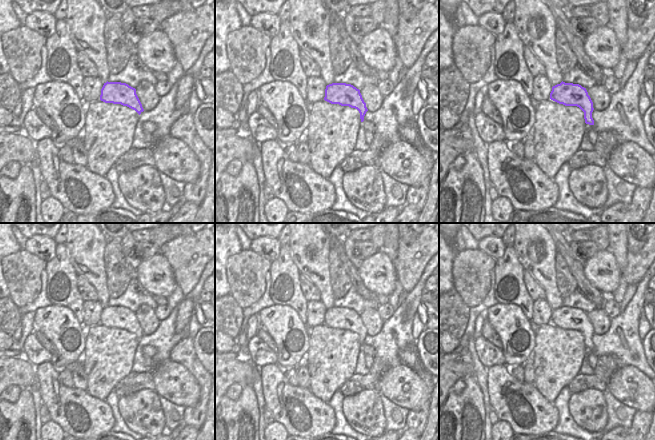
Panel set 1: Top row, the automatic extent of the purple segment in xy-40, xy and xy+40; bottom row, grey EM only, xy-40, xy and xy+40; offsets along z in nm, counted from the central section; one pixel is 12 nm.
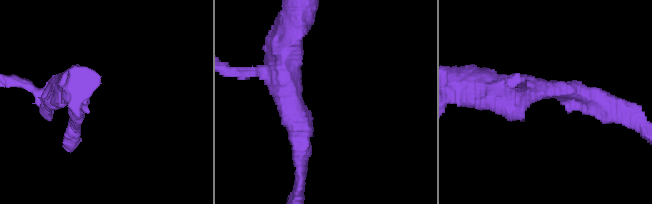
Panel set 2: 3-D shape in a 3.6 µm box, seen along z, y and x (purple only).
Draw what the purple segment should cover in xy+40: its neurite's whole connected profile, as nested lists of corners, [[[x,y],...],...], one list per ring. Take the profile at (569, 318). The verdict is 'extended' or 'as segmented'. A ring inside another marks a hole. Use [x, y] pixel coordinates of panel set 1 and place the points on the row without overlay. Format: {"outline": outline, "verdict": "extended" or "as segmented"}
{"outline": [[[561,306],[552,311],[550,323],[565,330],[577,330],[584,336],[585,347],[594,349],[593,326],[586,312],[579,308]]], "verdict": "as segmented"}

